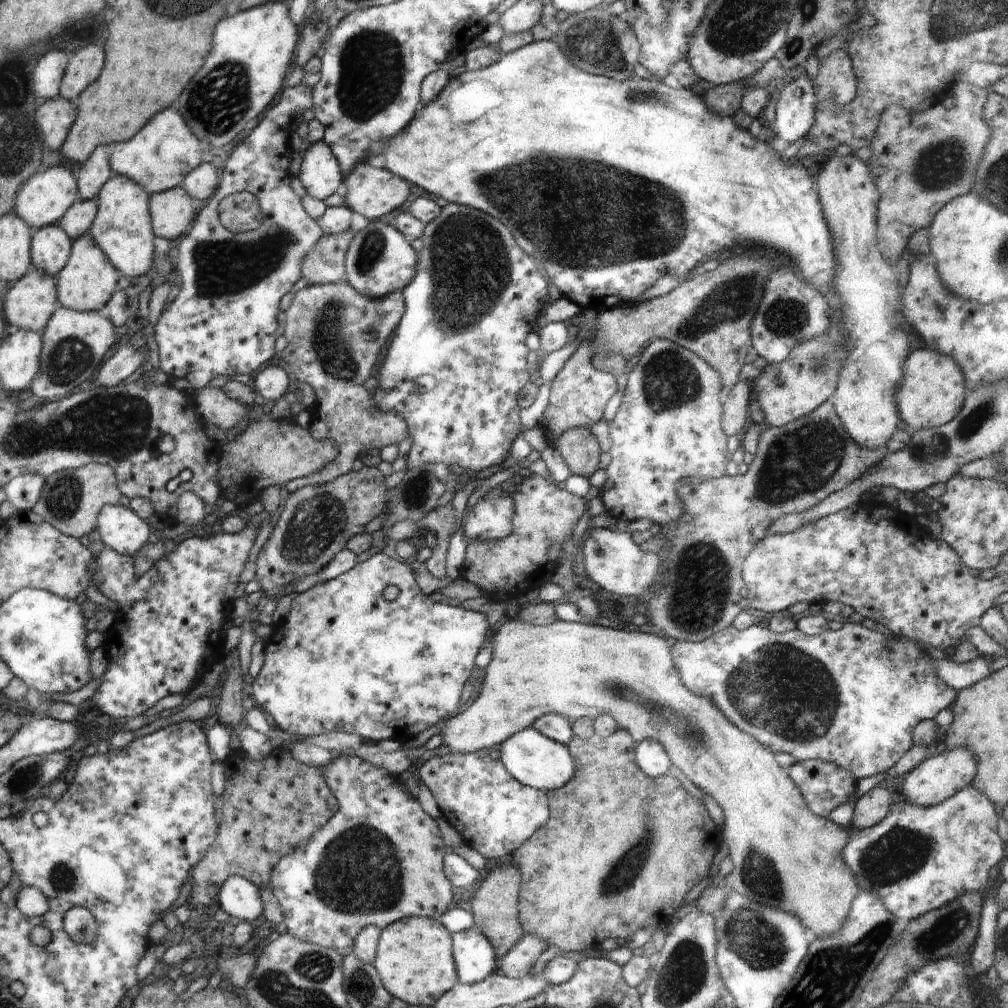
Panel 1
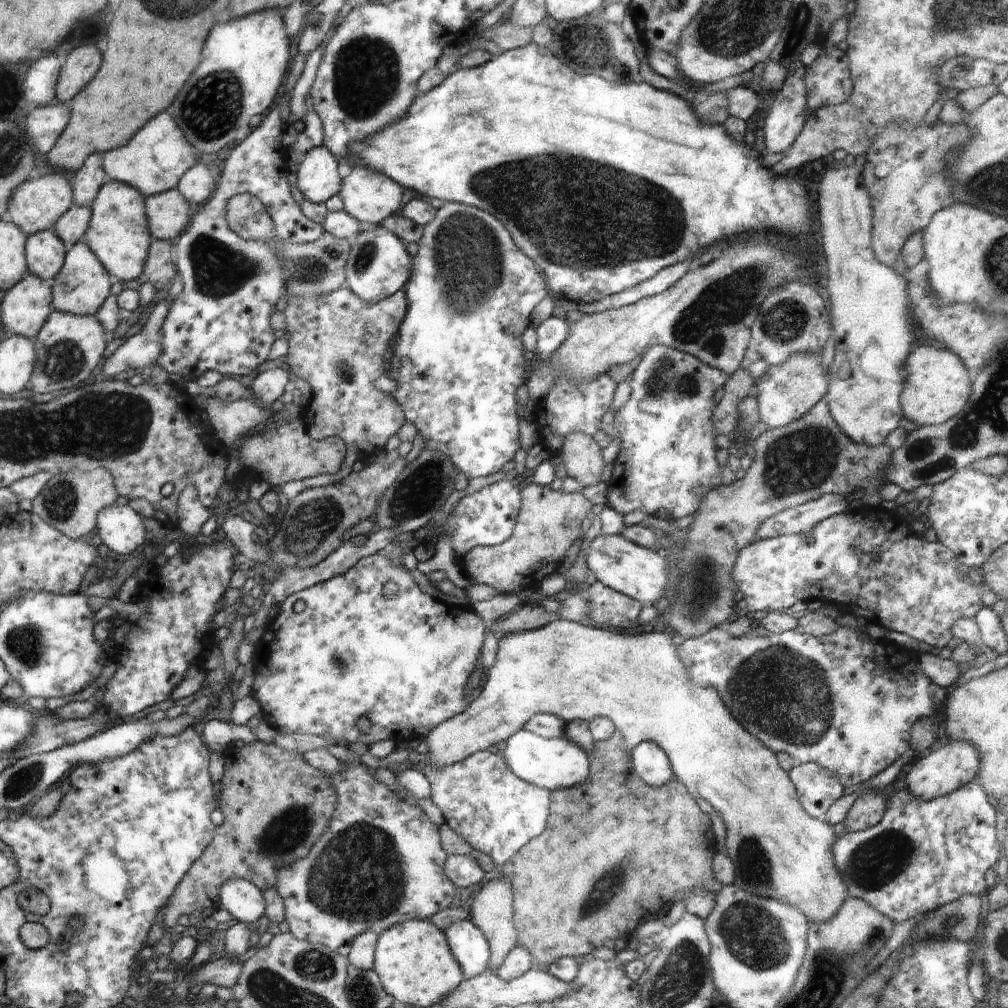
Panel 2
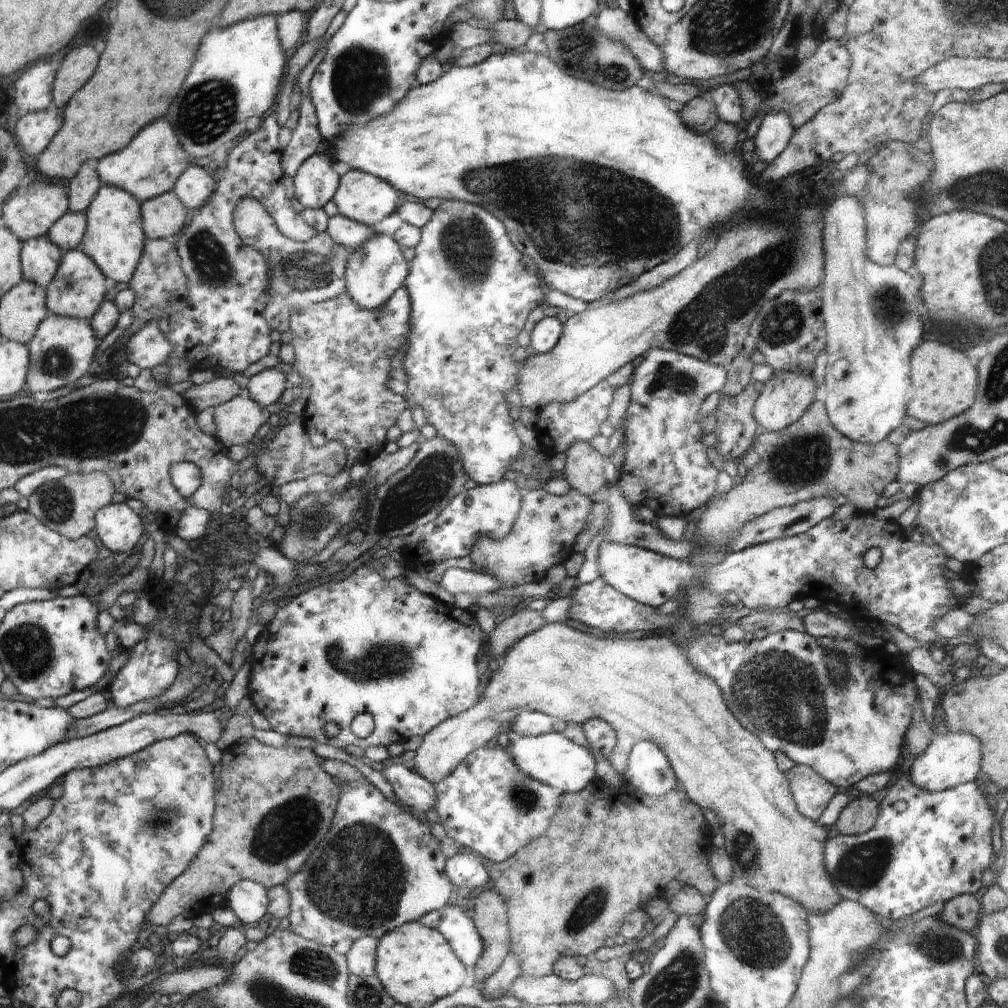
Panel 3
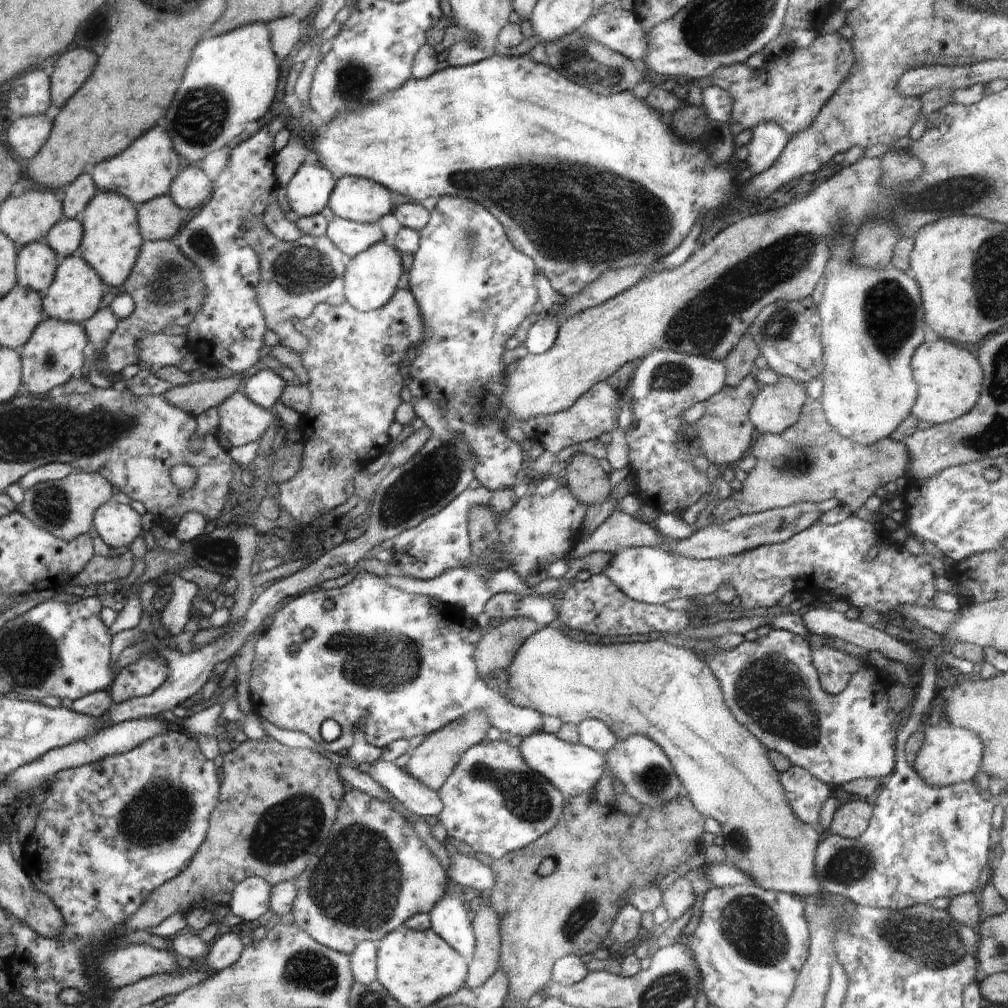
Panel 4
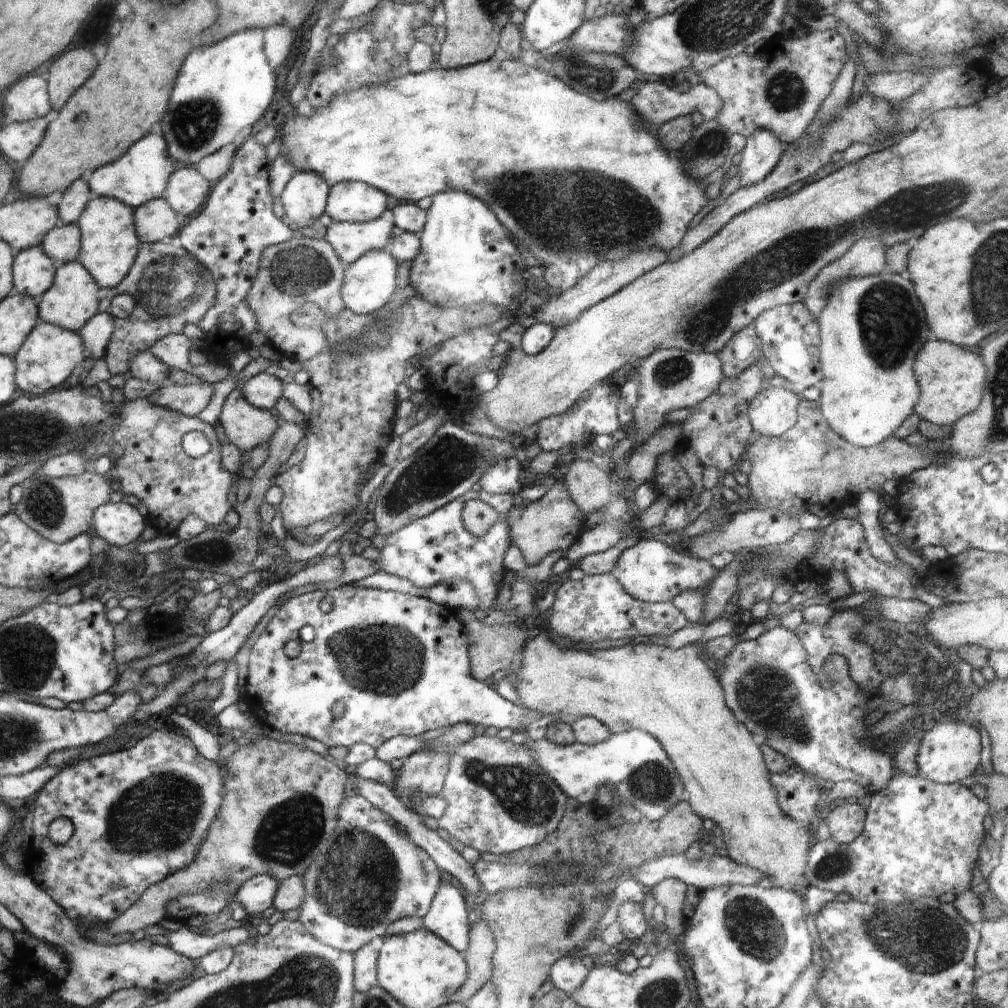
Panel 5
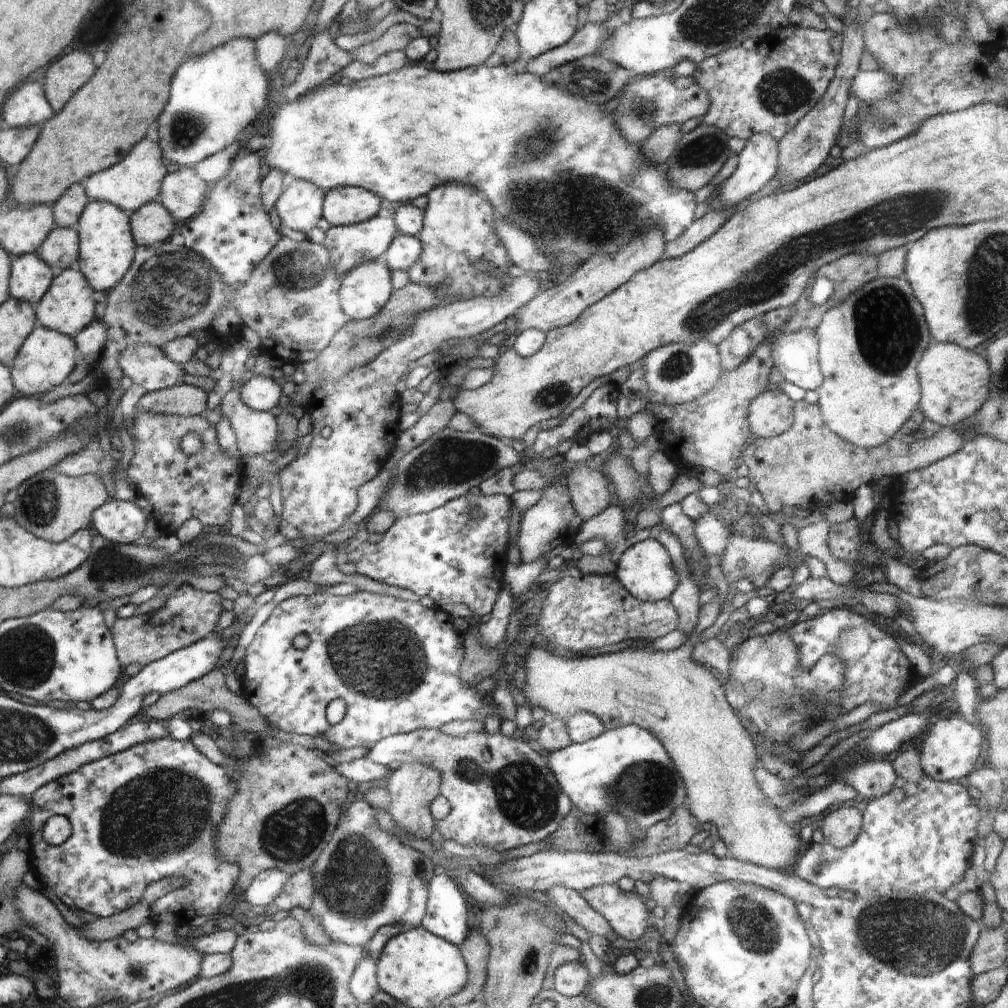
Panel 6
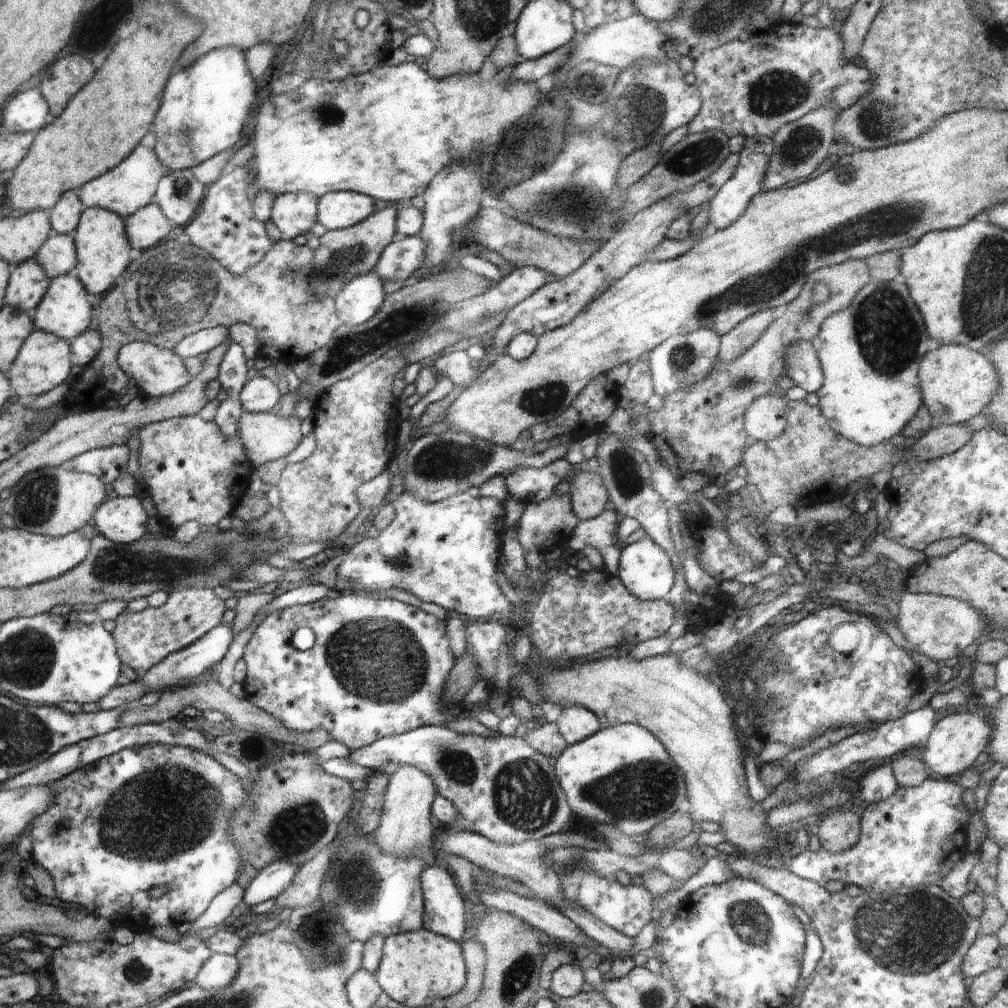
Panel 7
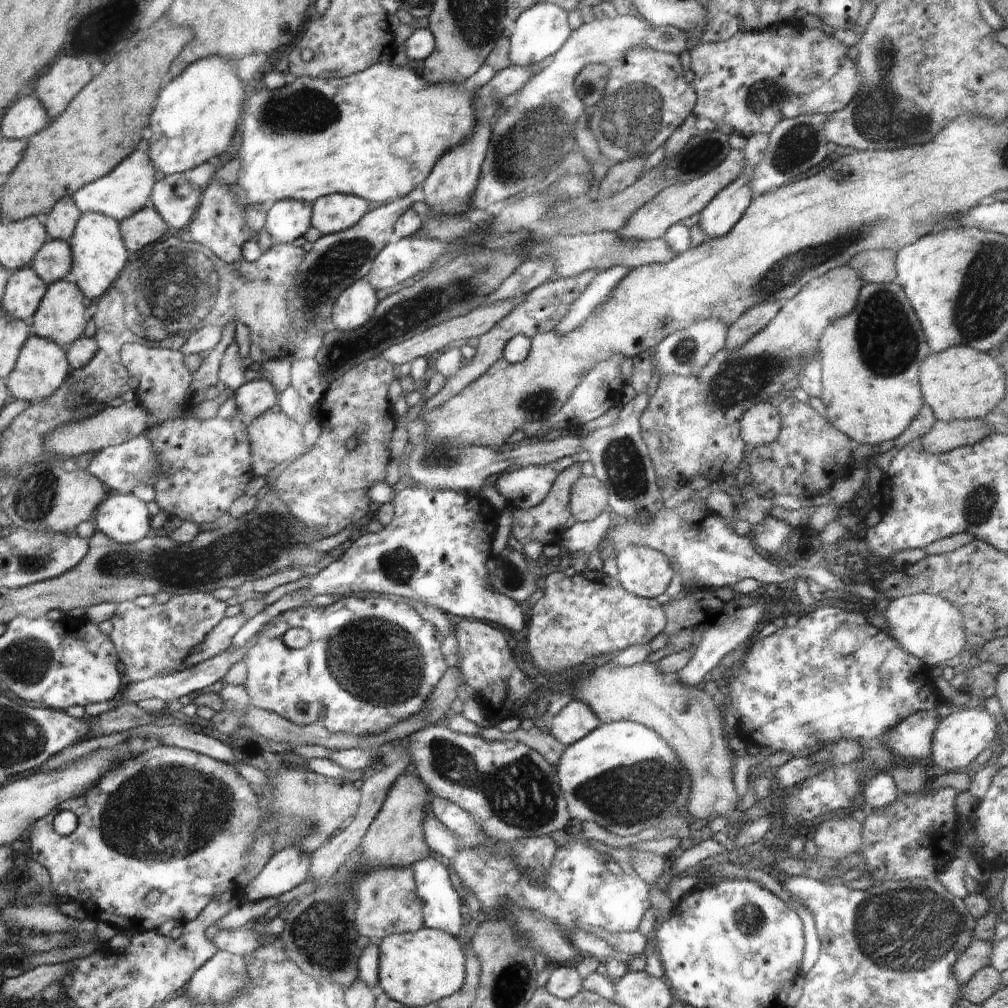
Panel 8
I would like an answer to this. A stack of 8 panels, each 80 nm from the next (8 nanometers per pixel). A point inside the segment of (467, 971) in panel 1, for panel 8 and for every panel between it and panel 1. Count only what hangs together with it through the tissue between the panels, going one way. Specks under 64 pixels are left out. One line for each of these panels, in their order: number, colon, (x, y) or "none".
2: (469, 946)
3: (457, 927)
4: (449, 919)
5: (447, 917)
6: (447, 916)
7: (444, 906)
8: (442, 907)

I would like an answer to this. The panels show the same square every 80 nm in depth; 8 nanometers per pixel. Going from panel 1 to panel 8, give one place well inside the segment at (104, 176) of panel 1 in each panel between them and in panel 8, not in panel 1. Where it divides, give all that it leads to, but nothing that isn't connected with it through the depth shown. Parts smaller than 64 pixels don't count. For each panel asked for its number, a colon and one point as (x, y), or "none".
2: (90, 177)
3: (81, 191)
4: (77, 195)
5: (74, 200)
6: (67, 210)
7: (65, 216)
8: (60, 222)

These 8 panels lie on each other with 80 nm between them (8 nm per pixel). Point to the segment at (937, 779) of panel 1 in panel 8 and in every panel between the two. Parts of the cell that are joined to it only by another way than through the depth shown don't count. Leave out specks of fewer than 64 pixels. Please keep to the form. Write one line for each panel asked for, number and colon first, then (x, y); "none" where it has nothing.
2: (949, 765)
3: (950, 759)
4: (950, 755)
5: (949, 752)
6: (949, 750)
7: (955, 742)
8: (960, 737)

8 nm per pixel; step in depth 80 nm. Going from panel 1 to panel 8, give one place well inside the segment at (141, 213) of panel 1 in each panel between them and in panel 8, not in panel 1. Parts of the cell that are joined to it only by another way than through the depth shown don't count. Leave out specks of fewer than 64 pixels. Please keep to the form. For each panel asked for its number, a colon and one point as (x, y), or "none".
2: (118, 232)
3: (114, 239)
4: (111, 242)
5: (109, 245)
6: (106, 246)
7: (103, 251)
8: (100, 255)

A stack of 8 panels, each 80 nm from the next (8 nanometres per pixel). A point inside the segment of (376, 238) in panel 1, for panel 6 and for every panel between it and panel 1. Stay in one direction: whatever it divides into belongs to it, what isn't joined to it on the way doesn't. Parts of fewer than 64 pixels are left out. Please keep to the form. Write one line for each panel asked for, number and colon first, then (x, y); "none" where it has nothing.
2: (379, 265)
3: (377, 269)
4: (372, 277)
5: (372, 281)
6: (365, 290)

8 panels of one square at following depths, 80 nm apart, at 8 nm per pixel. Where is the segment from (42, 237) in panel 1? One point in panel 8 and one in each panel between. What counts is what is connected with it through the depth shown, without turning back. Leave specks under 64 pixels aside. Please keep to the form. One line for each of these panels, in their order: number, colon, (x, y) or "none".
2: (45, 254)
3: (40, 257)
4: (37, 263)
5: (33, 270)
6: (30, 275)
7: (29, 284)
8: (25, 290)

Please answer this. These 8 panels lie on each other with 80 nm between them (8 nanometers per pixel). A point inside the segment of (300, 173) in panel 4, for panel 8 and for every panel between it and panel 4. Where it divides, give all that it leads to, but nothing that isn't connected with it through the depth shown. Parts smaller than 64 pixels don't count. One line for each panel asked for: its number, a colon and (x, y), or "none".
5: (304, 198)
6: (299, 207)
7: (294, 213)
8: (287, 219)

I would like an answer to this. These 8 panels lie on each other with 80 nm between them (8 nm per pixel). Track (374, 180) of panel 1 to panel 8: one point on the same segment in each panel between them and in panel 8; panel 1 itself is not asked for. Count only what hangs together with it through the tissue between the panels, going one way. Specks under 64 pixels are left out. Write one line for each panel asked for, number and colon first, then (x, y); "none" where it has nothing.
2: (369, 196)
3: (362, 197)
4: (356, 198)
5: (354, 202)
6: (346, 205)
7: (339, 210)
8: (334, 213)

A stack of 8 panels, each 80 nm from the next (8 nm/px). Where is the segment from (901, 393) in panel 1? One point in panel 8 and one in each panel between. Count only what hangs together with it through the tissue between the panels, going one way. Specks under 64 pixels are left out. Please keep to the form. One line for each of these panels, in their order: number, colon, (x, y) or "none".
2: (938, 385)
3: (943, 381)
4: (948, 377)
5: (951, 379)
6: (954, 382)
7: (957, 383)
8: (959, 382)

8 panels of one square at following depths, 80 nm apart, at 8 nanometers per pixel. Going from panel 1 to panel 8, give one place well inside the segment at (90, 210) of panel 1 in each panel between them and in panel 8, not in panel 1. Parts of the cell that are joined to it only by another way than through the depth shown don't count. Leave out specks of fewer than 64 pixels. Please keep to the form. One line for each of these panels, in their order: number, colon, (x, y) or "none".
2: (71, 228)
3: (68, 233)
4: (65, 238)
5: (63, 244)
6: (61, 250)
7: (59, 255)
8: (54, 262)

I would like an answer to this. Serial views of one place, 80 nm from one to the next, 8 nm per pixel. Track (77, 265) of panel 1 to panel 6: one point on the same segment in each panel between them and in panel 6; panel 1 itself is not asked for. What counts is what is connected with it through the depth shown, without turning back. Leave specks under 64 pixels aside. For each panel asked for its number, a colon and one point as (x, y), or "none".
2: (83, 286)
3: (79, 289)
4: (78, 292)
5: (74, 299)
6: (71, 305)

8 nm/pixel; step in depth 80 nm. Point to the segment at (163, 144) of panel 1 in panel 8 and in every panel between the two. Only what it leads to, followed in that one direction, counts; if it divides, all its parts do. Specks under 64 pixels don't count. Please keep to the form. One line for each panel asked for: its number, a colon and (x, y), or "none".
2: (155, 162)
3: (149, 166)
4: (147, 170)
5: (144, 174)
6: (133, 183)
7: (125, 190)
8: (124, 191)

